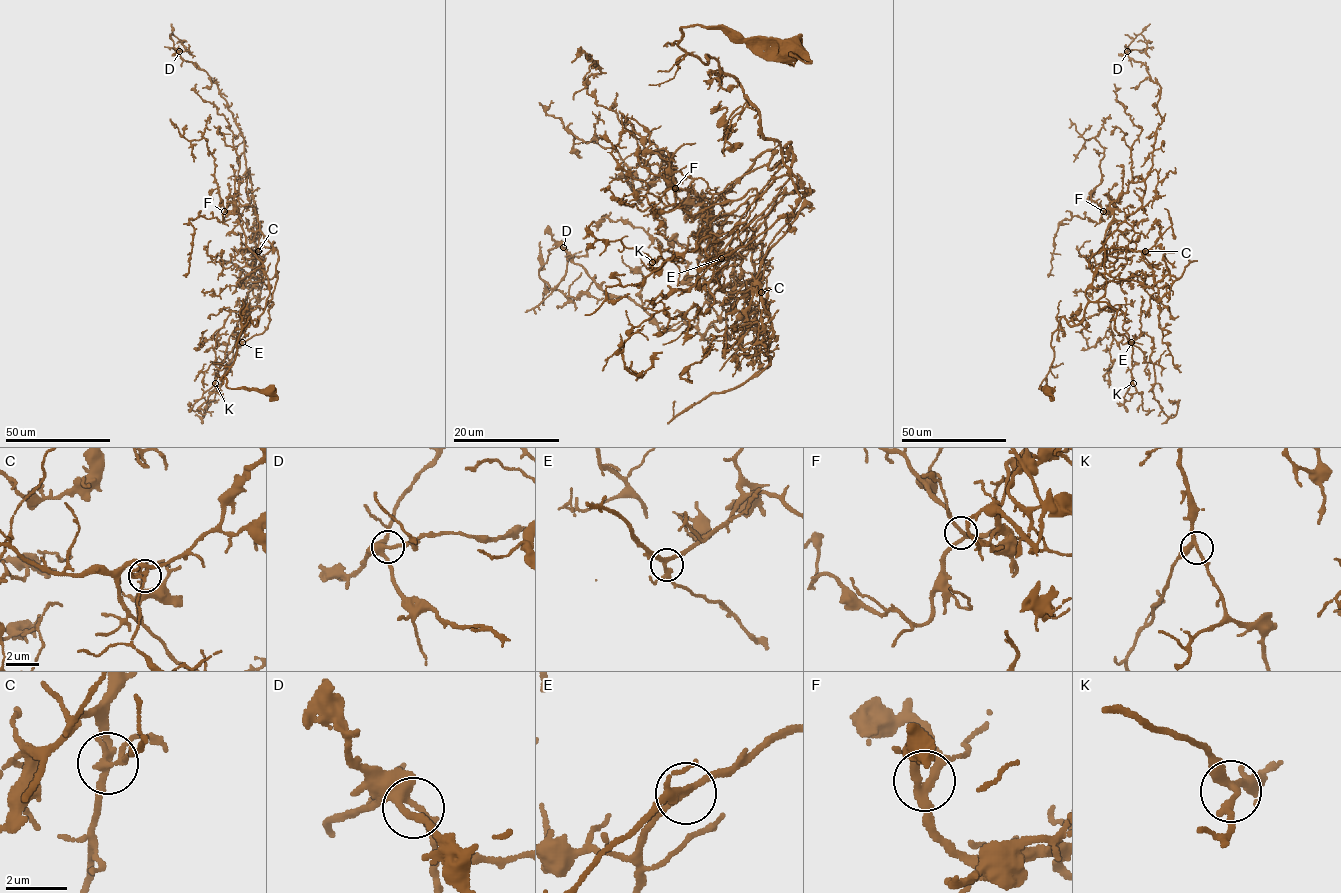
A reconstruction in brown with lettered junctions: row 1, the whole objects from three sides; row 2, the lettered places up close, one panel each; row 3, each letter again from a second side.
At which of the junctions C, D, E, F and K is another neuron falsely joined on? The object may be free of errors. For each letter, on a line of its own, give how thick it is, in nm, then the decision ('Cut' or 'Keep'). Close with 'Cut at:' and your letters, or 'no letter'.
C: Thickness 200 nm. Cut
D: Thickness 320 nm. Keep
E: Thickness 240 nm. Keep
F: Thickness 240 nm. Keep
K: Thickness 240 nm. Keep
Cut at: C

